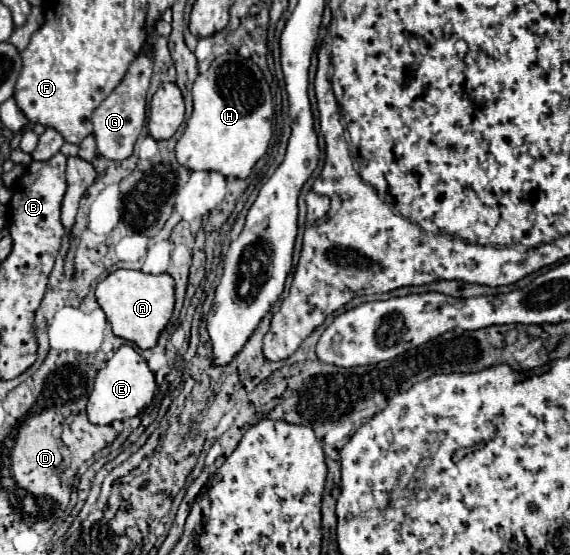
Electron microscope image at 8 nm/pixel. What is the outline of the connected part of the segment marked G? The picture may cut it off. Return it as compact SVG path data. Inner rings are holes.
M139 54L137 60L131 64L127 76L121 80L121 84L99 104L99 108L93 112L93 138L97 142L97 152L107 160L125 160L133 154L135 140L143 128L145 122L145 96L149 88L149 78L153 72L153 58Z

